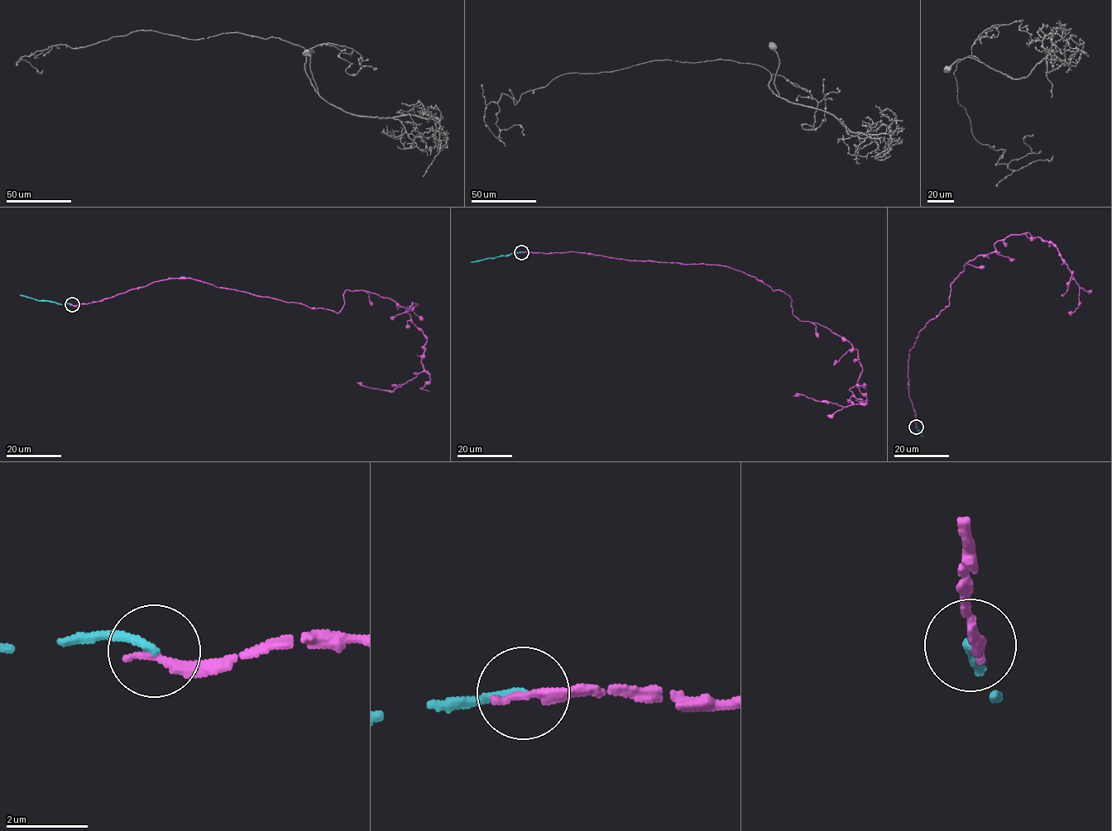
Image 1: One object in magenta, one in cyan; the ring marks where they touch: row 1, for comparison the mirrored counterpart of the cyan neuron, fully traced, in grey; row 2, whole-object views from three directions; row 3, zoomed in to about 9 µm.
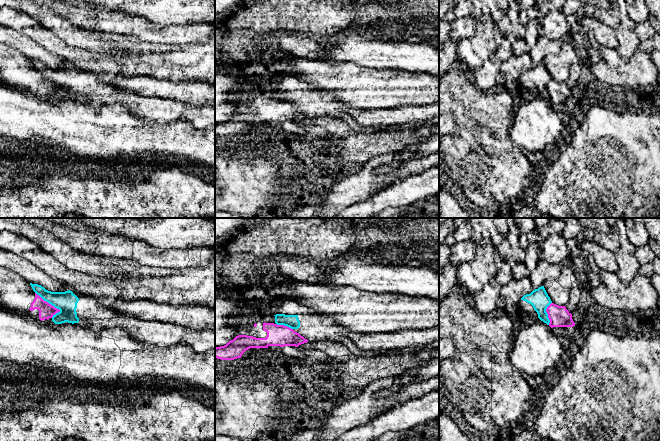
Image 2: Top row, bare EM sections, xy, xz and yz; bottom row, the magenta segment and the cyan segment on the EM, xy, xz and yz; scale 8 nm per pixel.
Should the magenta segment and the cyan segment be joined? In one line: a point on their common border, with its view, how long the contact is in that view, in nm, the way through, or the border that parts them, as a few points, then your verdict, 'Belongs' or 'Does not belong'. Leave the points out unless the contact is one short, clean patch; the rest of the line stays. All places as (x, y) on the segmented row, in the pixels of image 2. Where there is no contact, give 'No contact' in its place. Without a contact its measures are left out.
Touches magenta at xy (47, 302). Shared border 260 nm. Boundary: xy (35, 292), (60, 311). Does not belong

